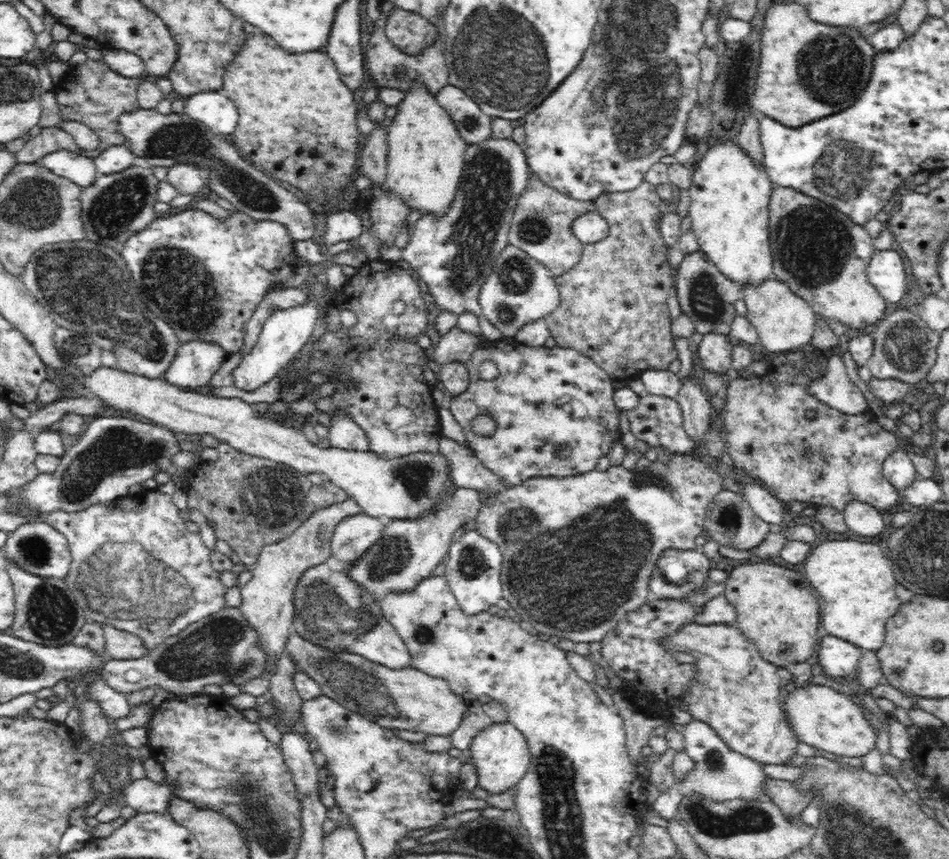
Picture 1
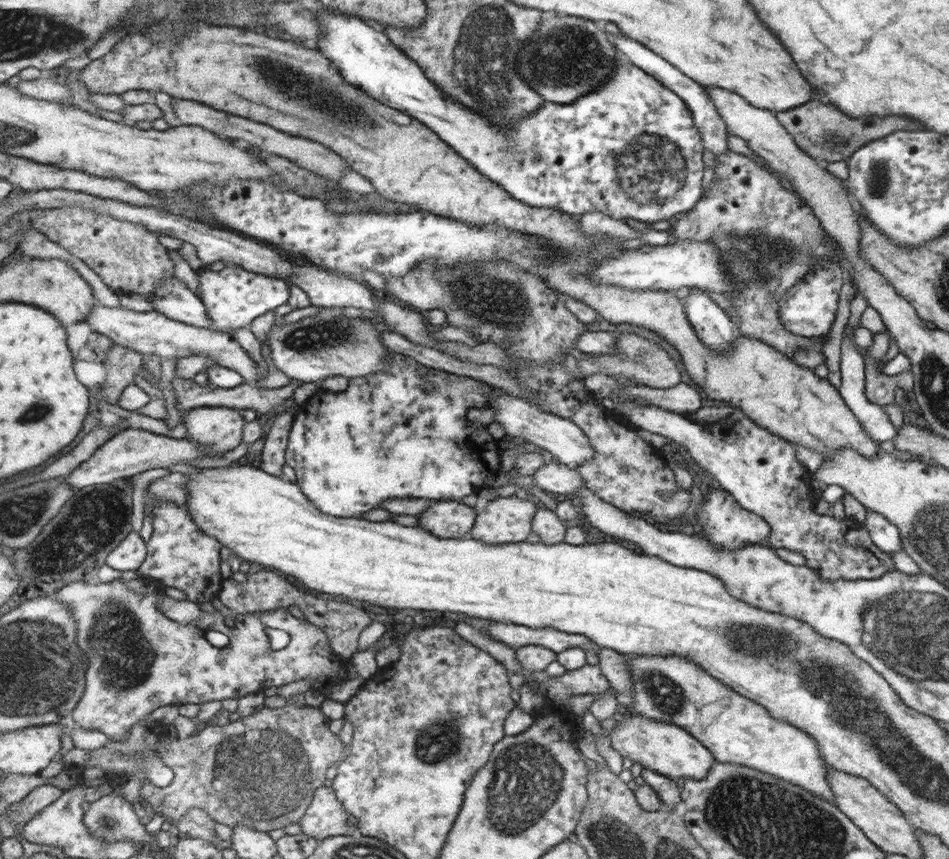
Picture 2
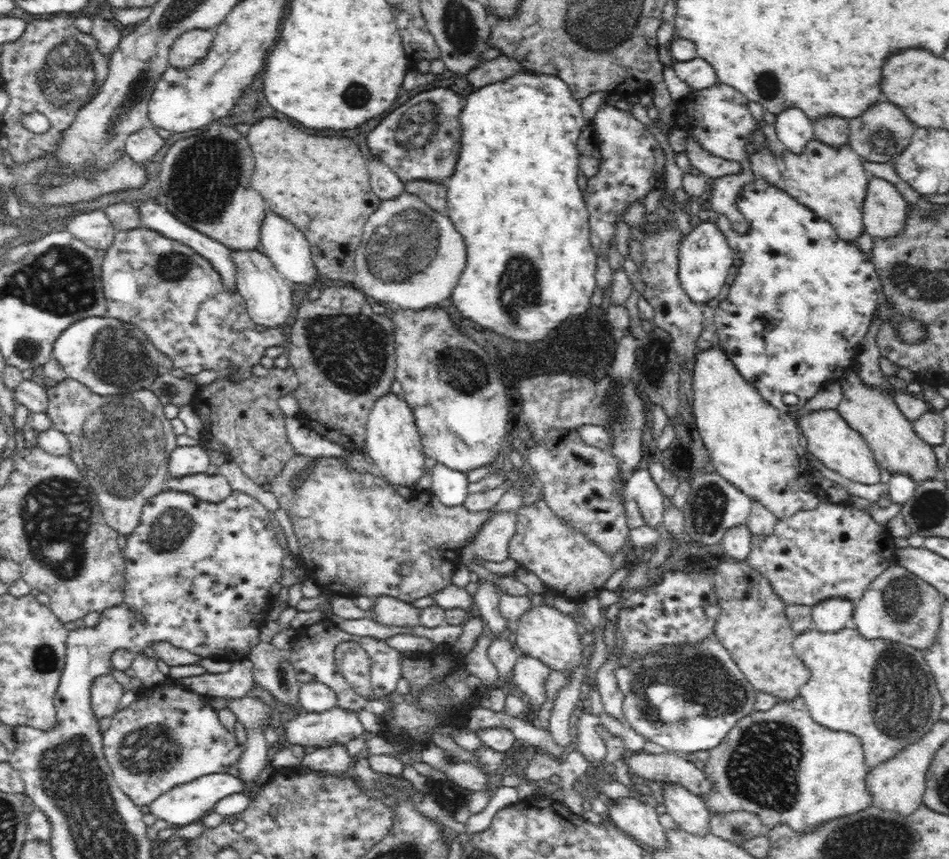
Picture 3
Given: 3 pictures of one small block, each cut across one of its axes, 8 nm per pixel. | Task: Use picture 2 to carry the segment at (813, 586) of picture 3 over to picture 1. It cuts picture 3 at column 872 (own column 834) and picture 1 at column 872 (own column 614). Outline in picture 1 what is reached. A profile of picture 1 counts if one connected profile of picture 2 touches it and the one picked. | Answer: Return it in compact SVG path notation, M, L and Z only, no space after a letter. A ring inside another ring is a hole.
M831 355L826 376L812 381L807 388L813 398L849 415L873 415L860 388L849 378L846 366L836 355Z

